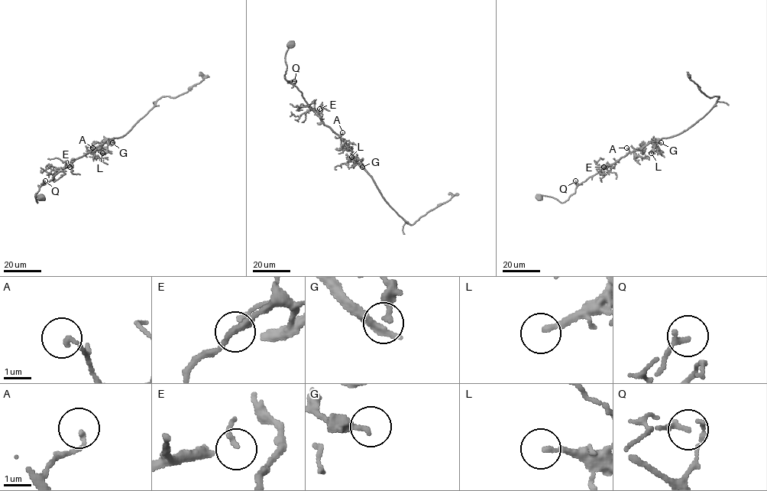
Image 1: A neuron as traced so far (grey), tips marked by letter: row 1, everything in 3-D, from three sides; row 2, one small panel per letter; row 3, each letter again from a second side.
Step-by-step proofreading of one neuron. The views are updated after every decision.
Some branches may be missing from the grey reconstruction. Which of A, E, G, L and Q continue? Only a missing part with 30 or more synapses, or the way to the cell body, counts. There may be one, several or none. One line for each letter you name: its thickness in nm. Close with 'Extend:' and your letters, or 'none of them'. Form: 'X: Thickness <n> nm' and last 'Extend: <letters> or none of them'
Extend: none of them

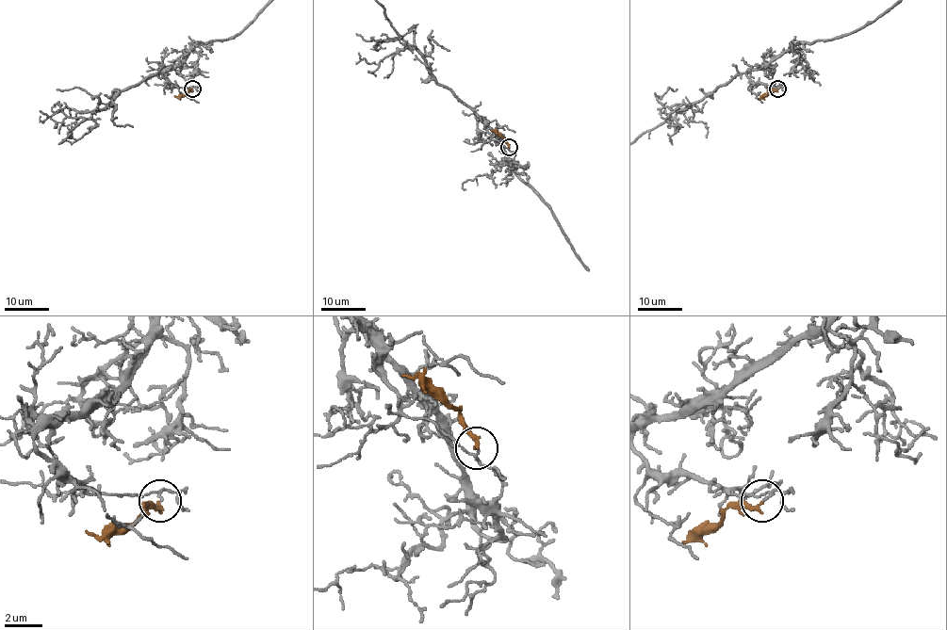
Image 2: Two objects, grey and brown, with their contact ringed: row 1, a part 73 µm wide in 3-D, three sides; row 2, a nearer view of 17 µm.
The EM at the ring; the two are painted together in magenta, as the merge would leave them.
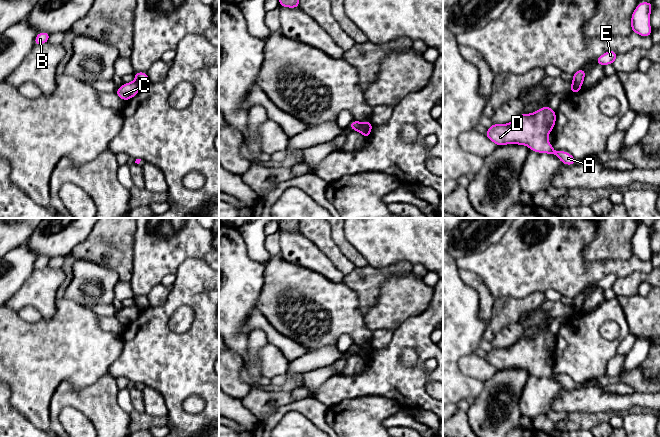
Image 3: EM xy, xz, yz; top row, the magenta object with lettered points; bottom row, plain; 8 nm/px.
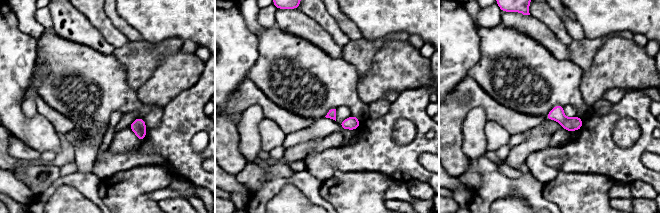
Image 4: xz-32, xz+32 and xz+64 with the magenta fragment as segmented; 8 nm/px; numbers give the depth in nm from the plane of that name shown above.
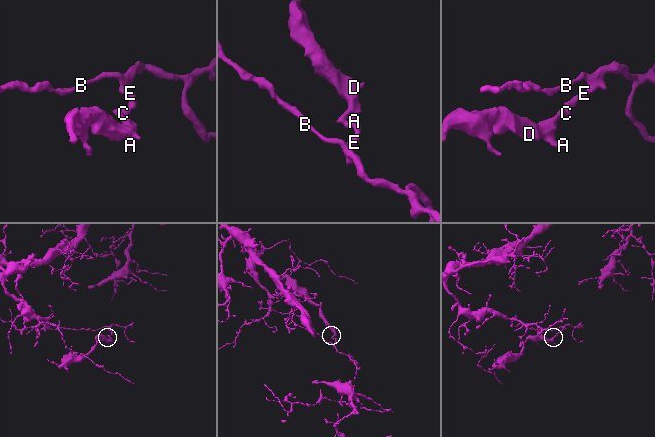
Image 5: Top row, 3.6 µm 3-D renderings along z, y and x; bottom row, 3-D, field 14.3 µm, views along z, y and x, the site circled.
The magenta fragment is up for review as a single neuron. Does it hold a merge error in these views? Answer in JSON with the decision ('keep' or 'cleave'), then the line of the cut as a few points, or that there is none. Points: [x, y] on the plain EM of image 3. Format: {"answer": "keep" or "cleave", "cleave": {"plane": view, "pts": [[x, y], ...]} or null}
{"answer": "cleave", "cleave": {"plane": "xz", "pts": [[362, 346], [359, 355]]}}

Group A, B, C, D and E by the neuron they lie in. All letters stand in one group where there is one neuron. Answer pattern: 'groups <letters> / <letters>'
groups A C D / B E

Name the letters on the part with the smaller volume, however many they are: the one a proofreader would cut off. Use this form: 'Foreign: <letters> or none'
Foreign: A, C, D

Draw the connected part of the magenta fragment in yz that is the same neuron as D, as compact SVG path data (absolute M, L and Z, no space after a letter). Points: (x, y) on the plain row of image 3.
M549 330L532 338L523 336L507 348L492 348L485 360L497 371L507 368L527 369L531 375L552 378L564 389L574 389L577 384L567 375L555 375L548 365L548 358L556 347L556 335Z

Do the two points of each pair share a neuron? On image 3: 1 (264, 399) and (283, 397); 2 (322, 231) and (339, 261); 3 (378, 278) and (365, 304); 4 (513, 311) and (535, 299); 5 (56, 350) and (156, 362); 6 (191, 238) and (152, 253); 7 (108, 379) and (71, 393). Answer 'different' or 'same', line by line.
1: same
2: same
3: same
4: same
5: different
6: same
7: same

